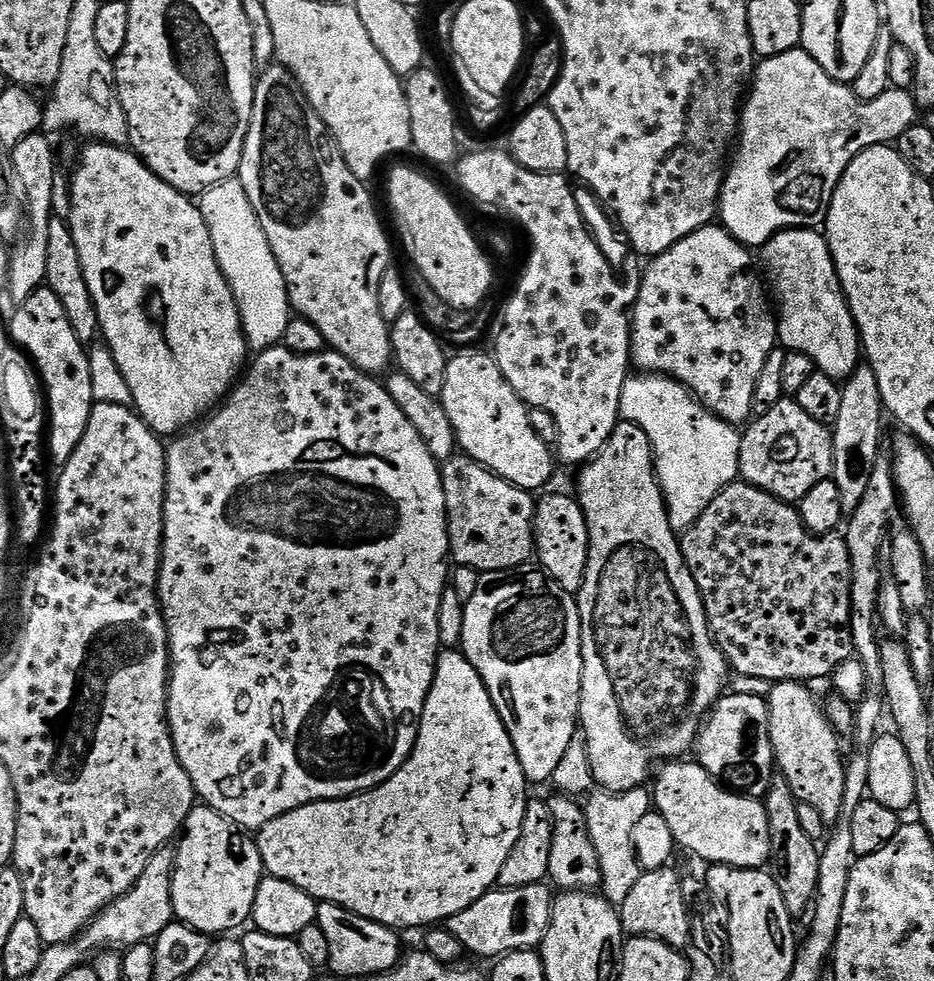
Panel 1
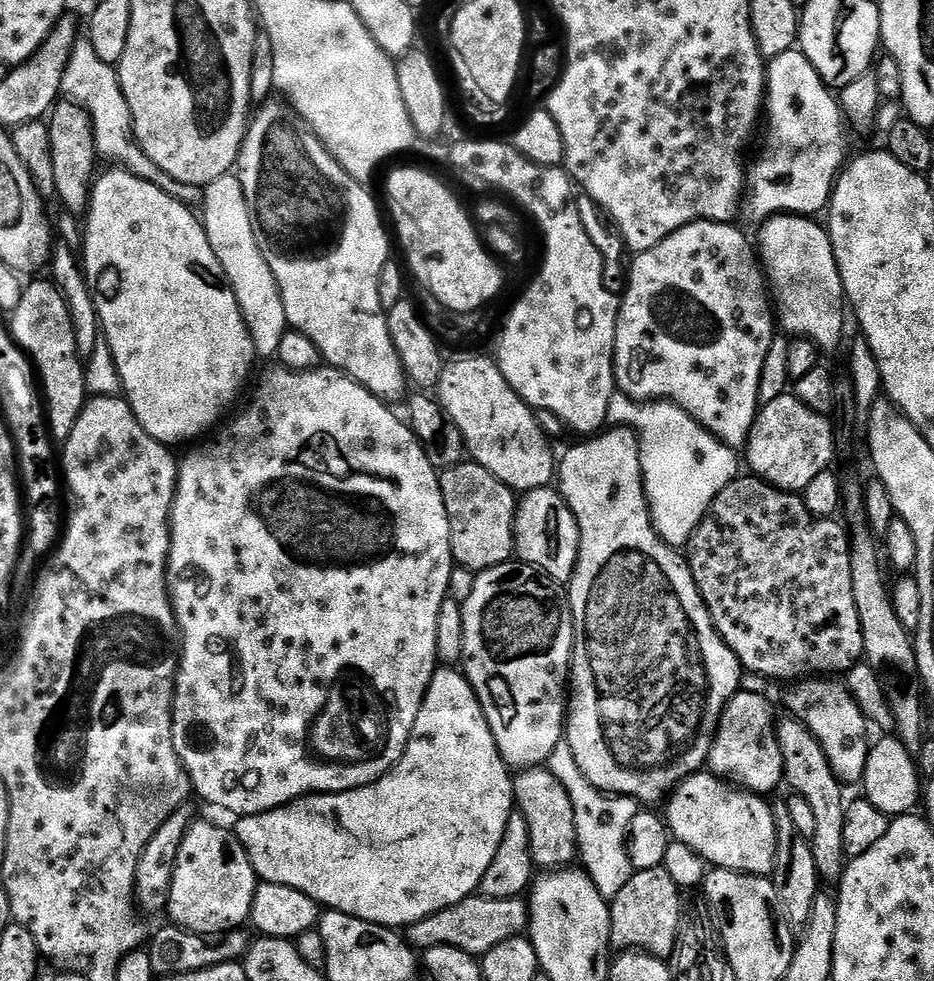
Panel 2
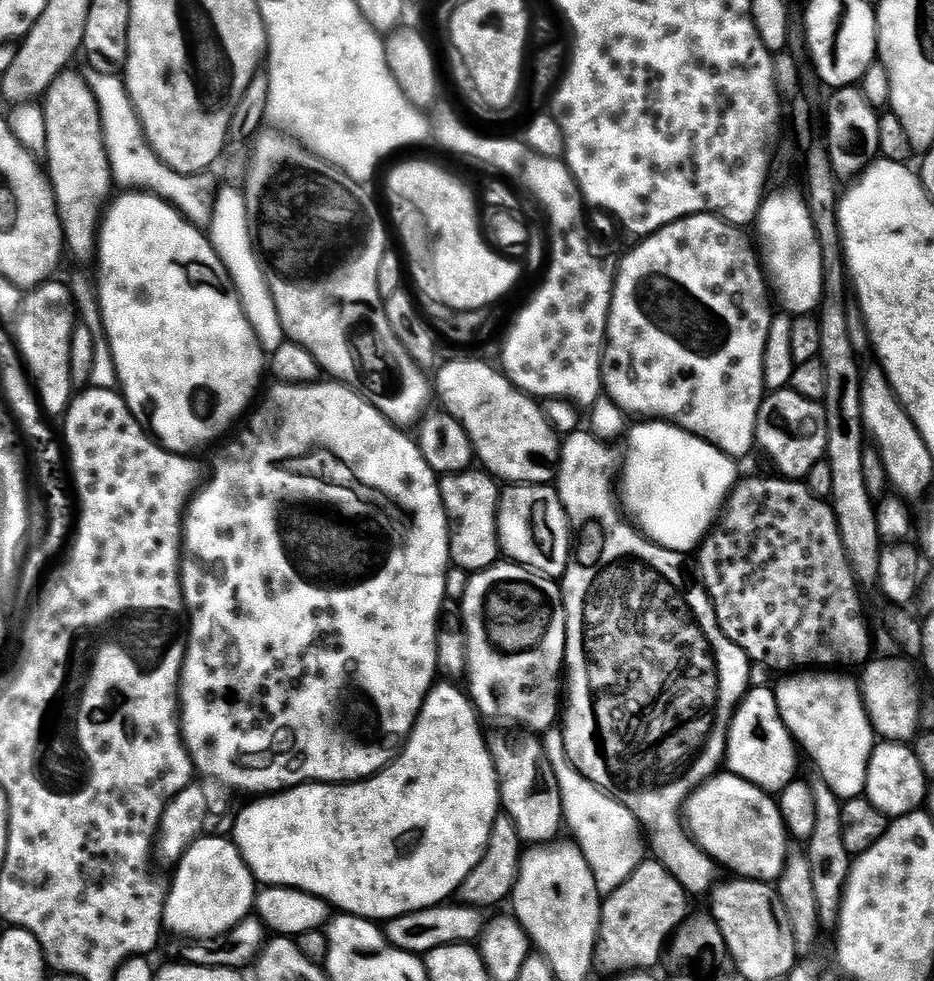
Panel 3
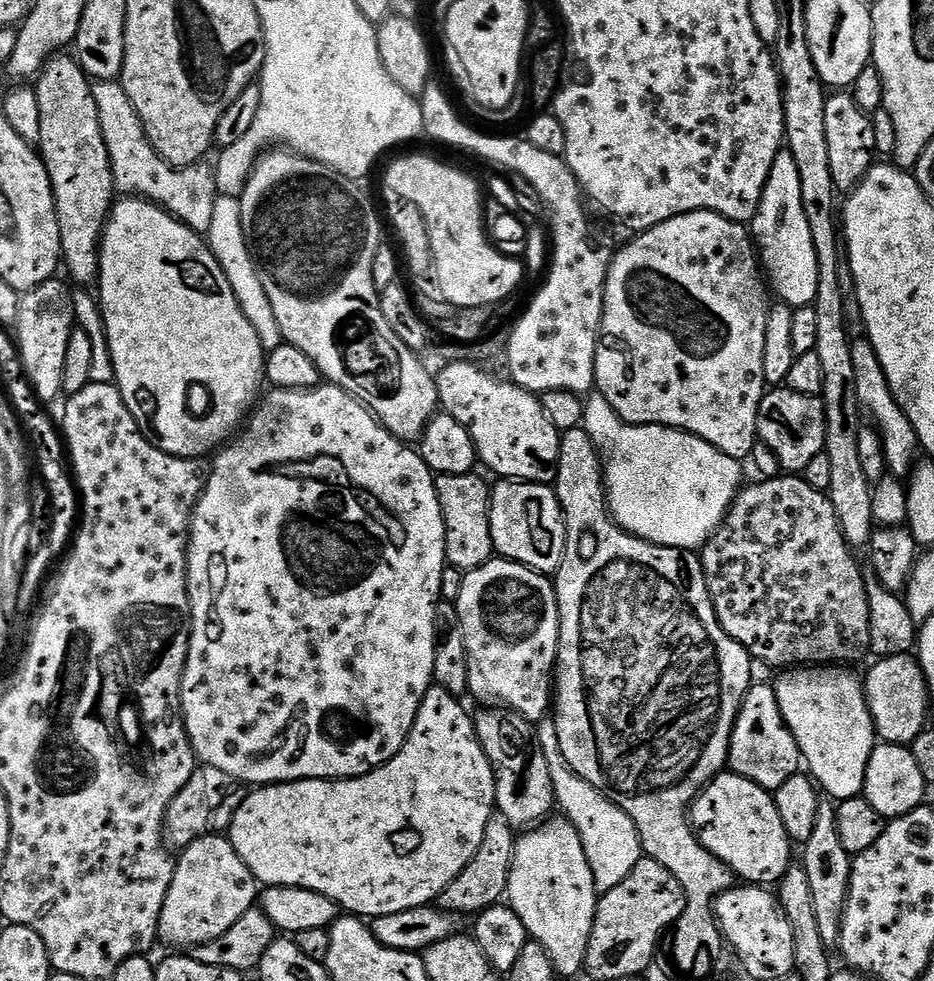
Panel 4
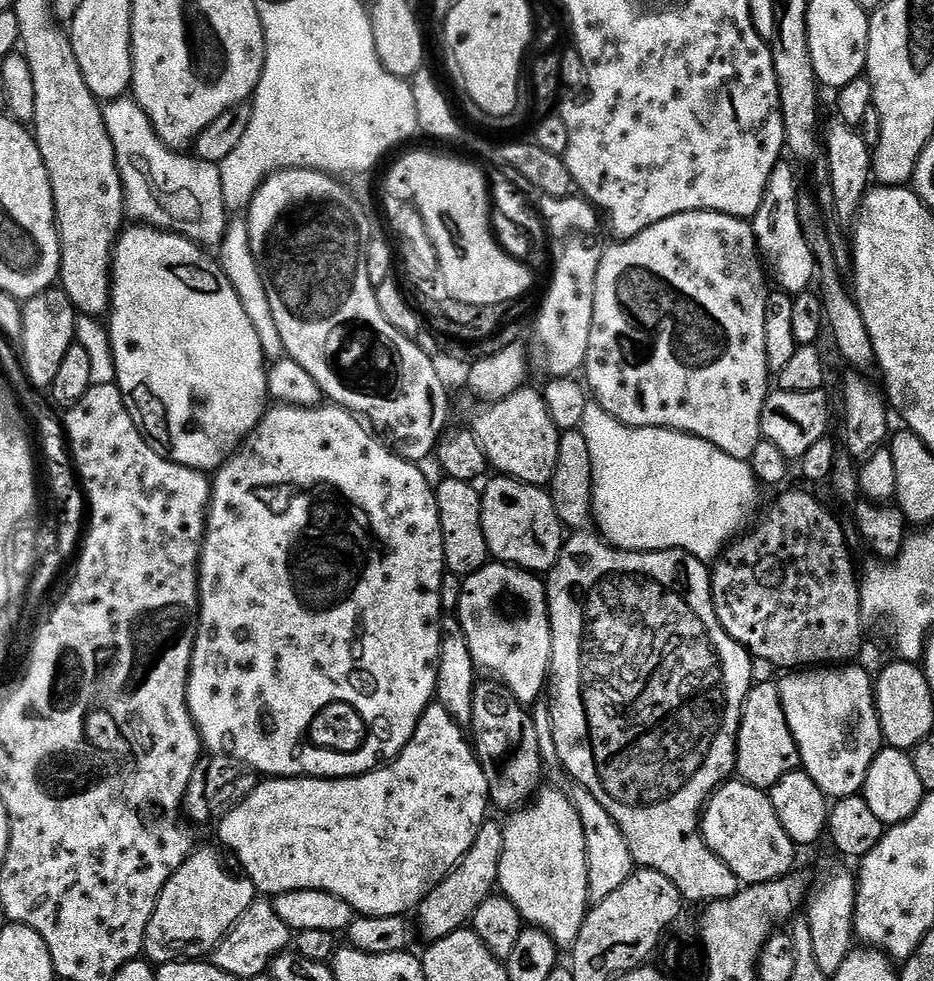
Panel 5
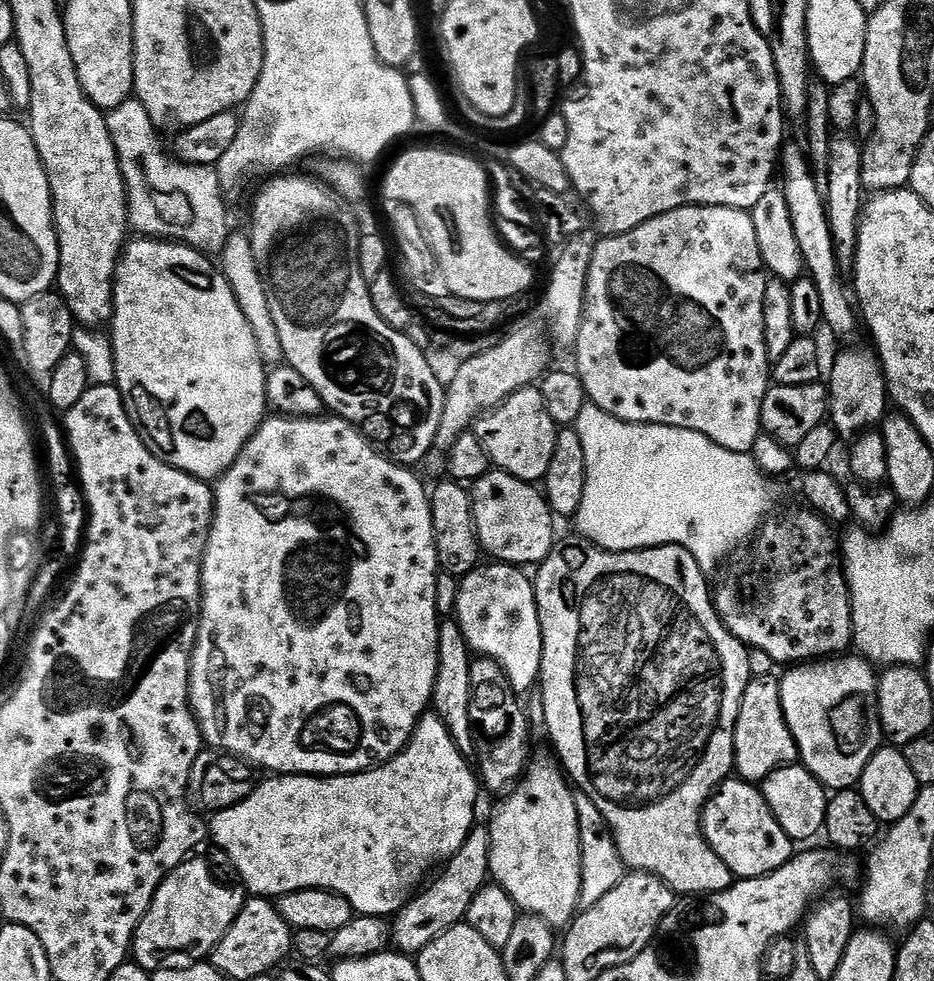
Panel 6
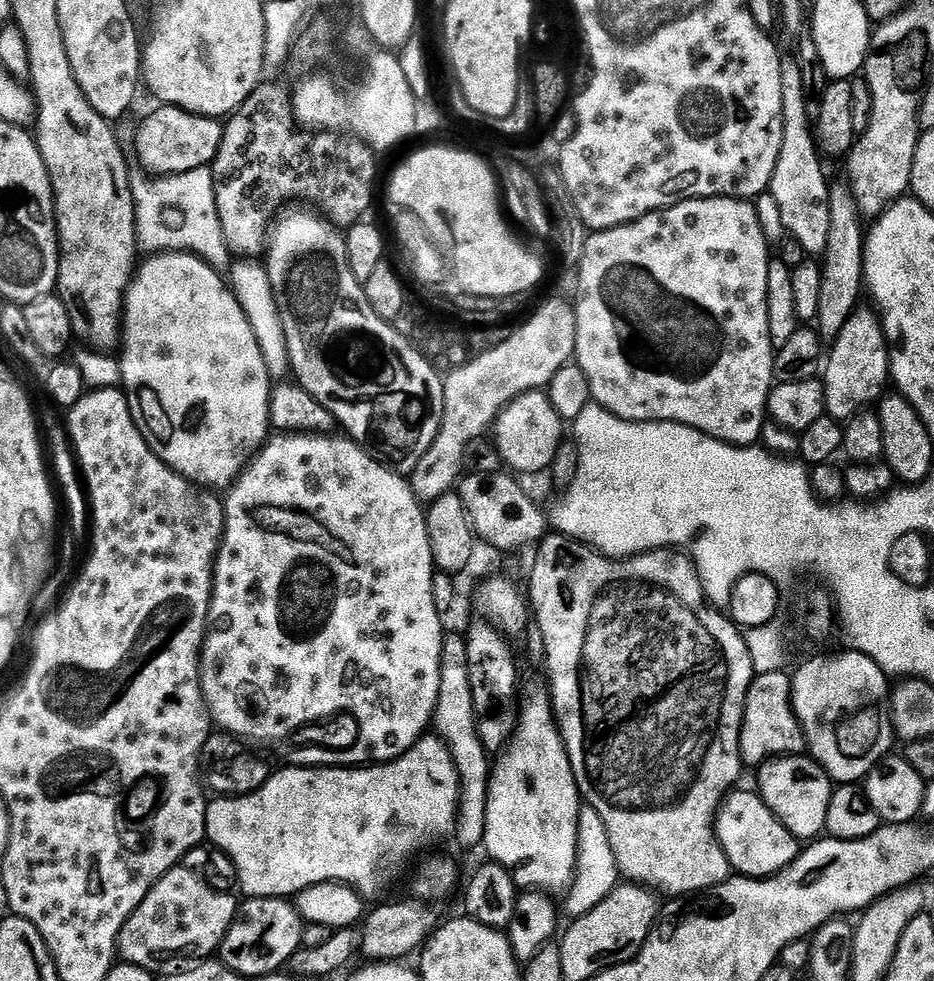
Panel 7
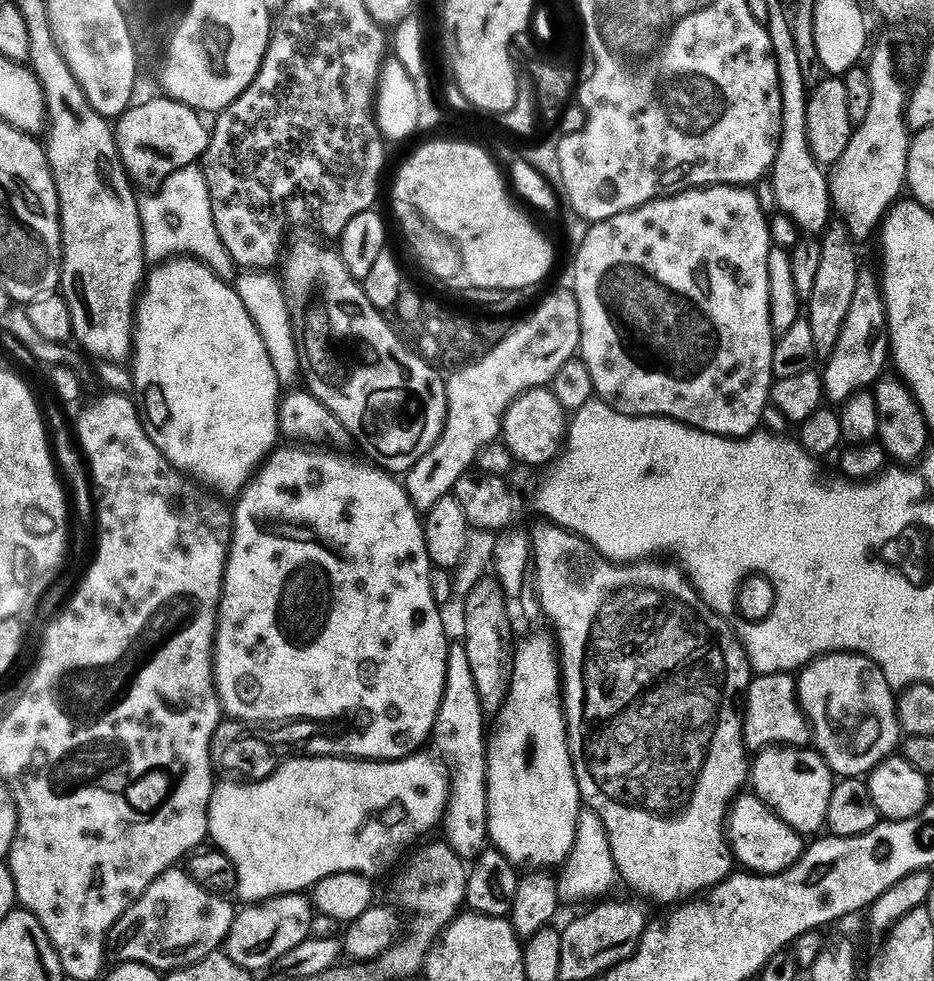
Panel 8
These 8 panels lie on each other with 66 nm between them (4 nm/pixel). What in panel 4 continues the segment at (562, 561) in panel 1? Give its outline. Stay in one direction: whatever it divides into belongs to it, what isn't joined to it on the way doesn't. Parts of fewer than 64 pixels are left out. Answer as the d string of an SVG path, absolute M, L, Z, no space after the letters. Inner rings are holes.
M503 478L495 482L496 485L491 485L488 502L488 535L493 549L503 559L524 564L537 574L556 573L564 557L568 529L555 491L546 484L526 484Z

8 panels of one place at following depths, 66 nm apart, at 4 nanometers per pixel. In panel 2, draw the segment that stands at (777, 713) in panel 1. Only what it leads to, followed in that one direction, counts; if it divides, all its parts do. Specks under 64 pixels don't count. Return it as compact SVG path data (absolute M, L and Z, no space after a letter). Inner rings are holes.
M795 718L787 719L784 721L781 719L776 729L776 737L784 759L784 780L792 787L791 791L795 795L806 798L806 802L813 810L815 829L810 843L817 877L839 878L843 876L846 867L842 842L842 830L846 826L846 799L844 800L846 788L834 774L818 738L814 738L814 734L802 721Z

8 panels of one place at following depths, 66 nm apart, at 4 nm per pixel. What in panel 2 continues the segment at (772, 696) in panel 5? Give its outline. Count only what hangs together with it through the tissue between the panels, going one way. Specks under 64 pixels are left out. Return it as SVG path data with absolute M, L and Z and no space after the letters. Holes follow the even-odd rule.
M747 690L737 692L720 715L720 729L708 755L707 767L711 775L723 778L745 792L769 794L774 791L784 780L784 759L776 737L777 727L766 697Z

